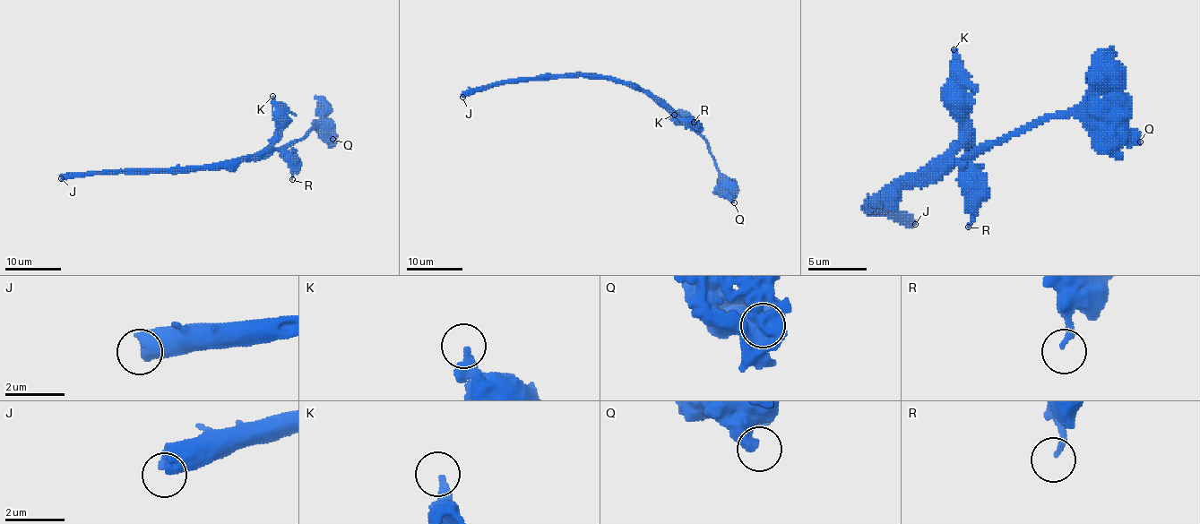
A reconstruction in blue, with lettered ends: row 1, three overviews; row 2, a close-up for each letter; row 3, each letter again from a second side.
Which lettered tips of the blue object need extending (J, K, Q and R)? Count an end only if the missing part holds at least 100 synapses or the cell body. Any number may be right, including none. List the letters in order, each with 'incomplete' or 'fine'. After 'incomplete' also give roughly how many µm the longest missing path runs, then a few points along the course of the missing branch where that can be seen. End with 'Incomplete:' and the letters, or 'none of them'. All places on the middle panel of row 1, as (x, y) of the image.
J: incomplete; about 150 µm are missing
K: fine
Q: fine
R: fine
Incomplete: J

